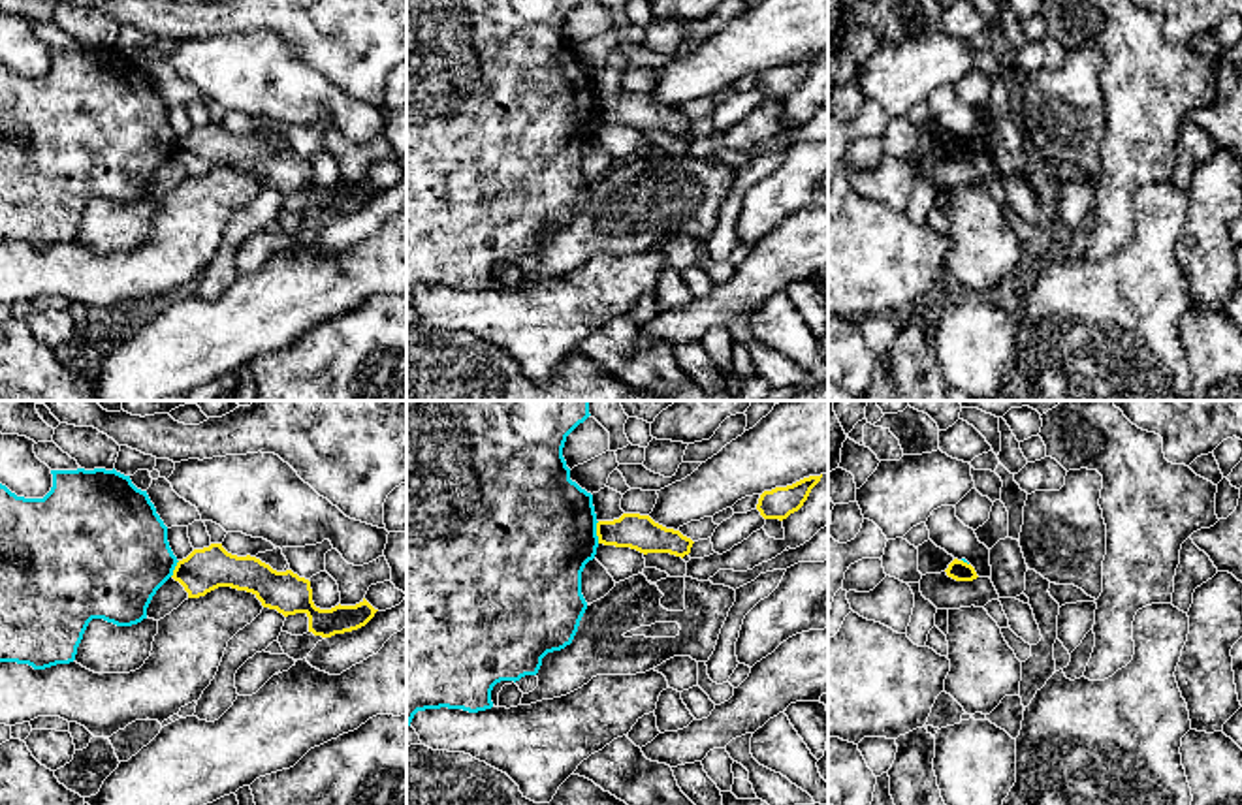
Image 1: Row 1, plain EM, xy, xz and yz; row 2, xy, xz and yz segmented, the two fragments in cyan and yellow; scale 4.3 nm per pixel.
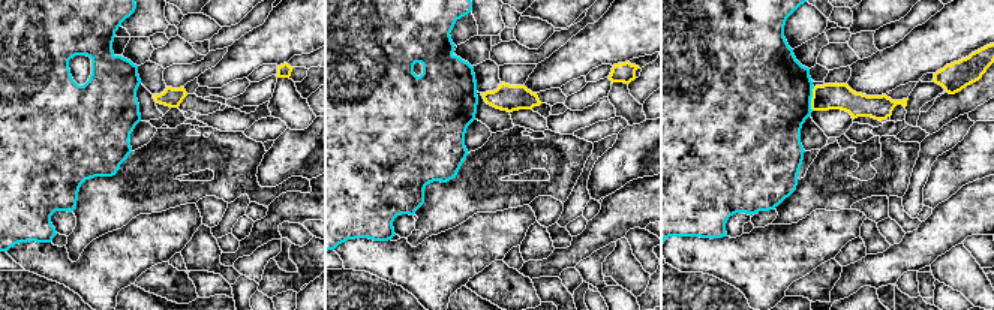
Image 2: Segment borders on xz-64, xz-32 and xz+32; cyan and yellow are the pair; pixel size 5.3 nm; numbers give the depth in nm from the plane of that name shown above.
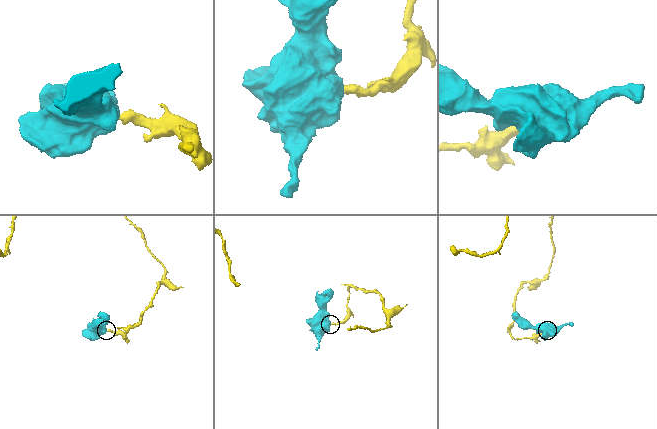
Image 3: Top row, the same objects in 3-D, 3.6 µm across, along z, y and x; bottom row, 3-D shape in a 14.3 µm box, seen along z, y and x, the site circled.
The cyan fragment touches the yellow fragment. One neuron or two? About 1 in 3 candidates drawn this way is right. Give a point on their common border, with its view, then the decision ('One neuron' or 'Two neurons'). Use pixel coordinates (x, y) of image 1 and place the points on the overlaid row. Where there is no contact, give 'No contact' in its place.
Touches cyan at xz (595, 533). Two neurons

